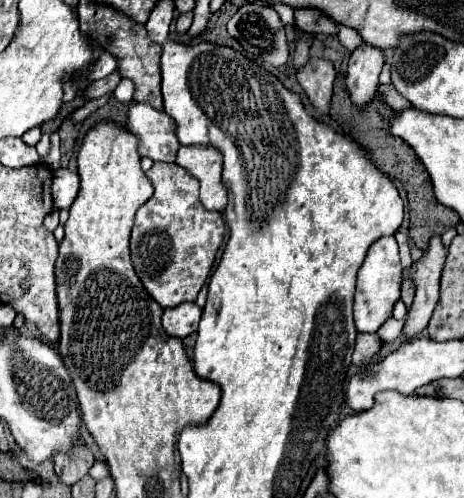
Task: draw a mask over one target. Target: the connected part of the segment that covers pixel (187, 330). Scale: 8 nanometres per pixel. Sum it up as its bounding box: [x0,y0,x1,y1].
[162,303,202,337]

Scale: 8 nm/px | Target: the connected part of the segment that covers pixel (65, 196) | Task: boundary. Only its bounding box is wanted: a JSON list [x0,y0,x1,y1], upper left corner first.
[52,169,80,209]

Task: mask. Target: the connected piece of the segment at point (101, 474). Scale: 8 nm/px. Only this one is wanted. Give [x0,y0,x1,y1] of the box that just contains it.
[89,460,110,481]

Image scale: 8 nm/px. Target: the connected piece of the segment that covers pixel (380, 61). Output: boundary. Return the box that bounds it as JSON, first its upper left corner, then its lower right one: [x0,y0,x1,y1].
[346,45,384,109]

